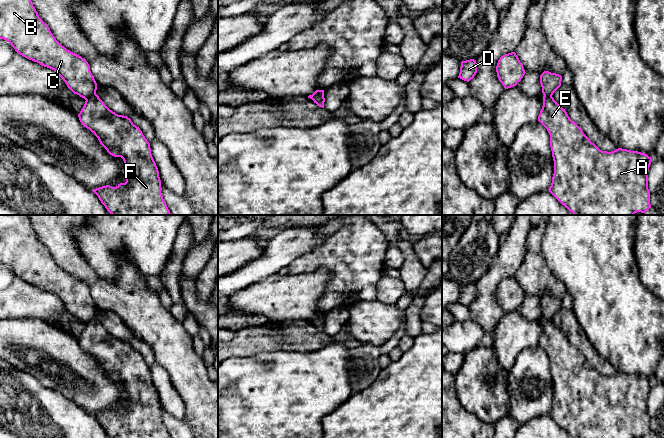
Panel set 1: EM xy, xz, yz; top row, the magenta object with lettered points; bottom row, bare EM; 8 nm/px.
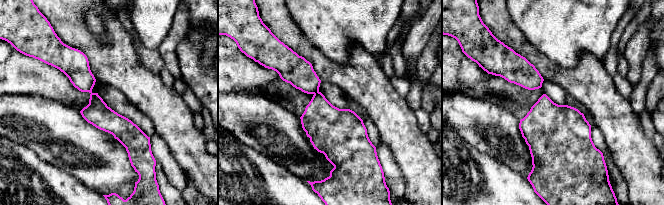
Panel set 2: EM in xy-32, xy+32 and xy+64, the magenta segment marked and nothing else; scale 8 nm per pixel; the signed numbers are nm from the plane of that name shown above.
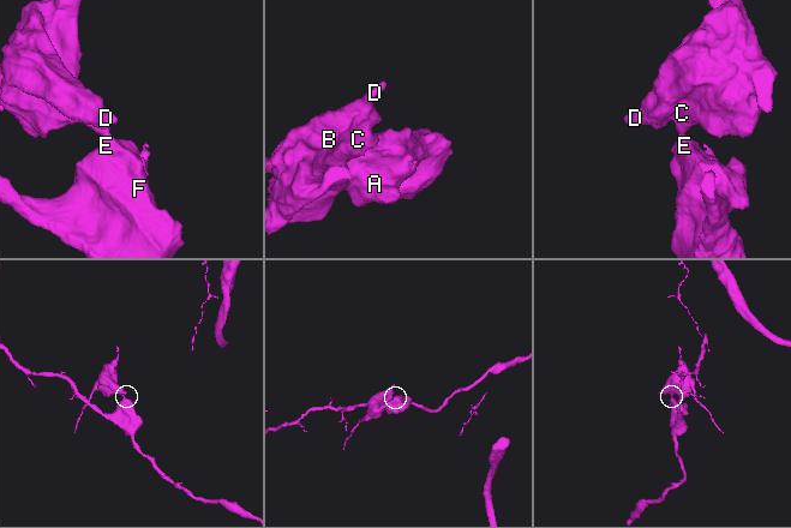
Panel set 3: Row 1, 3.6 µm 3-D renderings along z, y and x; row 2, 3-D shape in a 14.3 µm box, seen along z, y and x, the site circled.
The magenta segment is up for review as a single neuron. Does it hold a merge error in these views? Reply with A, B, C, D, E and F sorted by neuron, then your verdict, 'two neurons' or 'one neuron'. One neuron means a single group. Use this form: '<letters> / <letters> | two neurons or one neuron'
A E F / B C D | two neurons

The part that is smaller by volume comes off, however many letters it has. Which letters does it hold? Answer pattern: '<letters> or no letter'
B, C, D

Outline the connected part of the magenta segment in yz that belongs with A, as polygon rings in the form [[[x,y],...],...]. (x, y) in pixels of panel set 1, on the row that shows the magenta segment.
[[[543,96],[543,106],[538,121],[550,135],[550,147],[554,161],[554,174],[549,192],[574,215],[634,215],[645,213],[650,204],[648,170],[652,158],[645,153],[618,148],[612,152],[600,150],[573,122],[552,96]]]

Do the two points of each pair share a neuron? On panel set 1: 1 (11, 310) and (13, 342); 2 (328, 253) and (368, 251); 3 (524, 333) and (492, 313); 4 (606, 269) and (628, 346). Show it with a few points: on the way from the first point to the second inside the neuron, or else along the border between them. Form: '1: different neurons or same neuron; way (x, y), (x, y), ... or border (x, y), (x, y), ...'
1: different neurons; border (10, 318), (36, 319)
2: same neuron; way (338, 253), (355, 253), (358, 251)
3: different neurons; border (505, 313), (492, 331)
4: same neuron; way (606, 288), (626, 327)

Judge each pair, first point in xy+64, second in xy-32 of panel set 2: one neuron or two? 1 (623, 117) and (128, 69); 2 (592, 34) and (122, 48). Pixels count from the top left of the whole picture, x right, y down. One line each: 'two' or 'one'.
1: one
2: two

